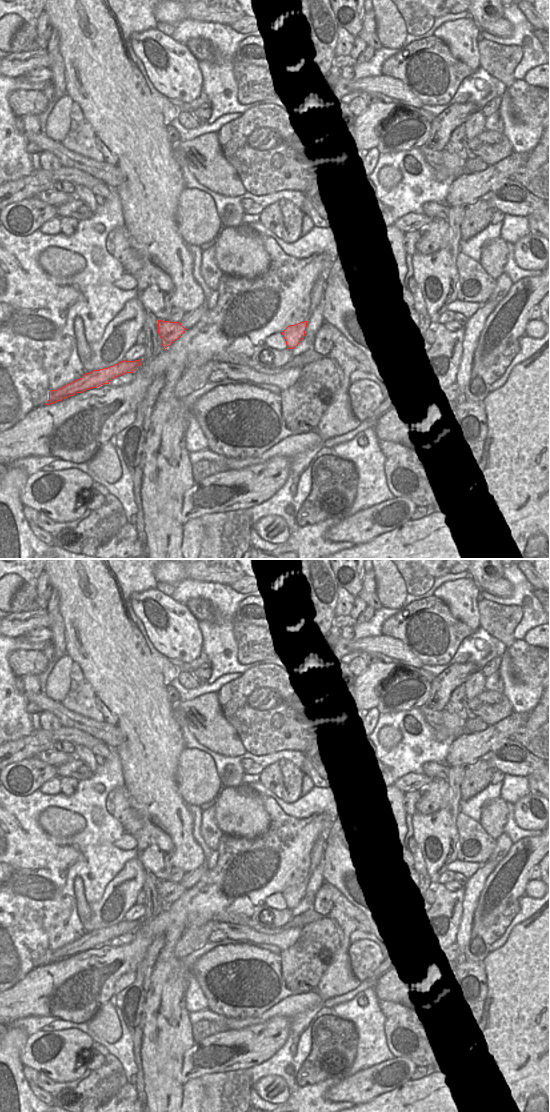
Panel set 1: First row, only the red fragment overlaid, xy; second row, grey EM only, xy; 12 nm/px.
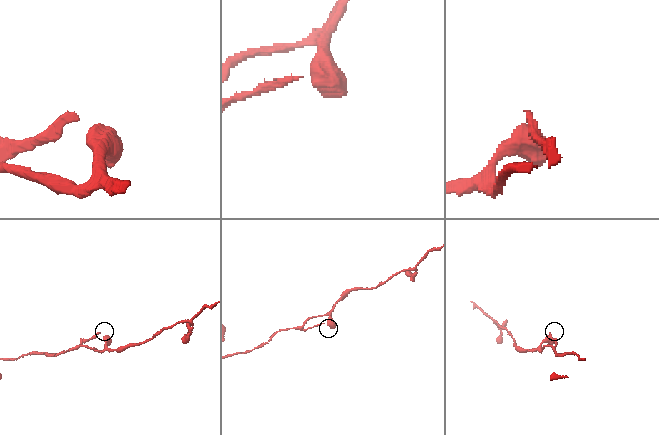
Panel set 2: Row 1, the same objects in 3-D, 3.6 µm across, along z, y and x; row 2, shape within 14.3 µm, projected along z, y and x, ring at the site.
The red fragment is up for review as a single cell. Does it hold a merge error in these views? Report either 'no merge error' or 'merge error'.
merge error

